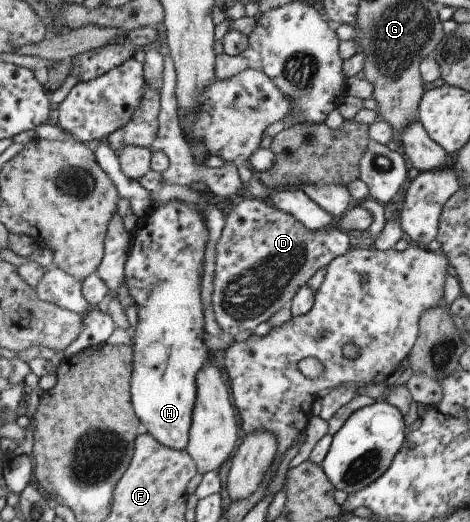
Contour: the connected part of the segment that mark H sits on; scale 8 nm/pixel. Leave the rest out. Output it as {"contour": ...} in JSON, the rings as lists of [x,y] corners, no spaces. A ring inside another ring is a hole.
{"contour":[[[172,200],[165,204],[157,203],[153,206],[151,212],[147,216],[143,216],[142,220],[137,220],[130,235],[130,246],[126,254],[124,262],[124,280],[128,293],[135,304],[137,322],[131,329],[131,344],[132,344],[132,372],[130,376],[130,402],[137,420],[145,426],[146,432],[153,436],[153,440],[157,440],[161,446],[171,448],[171,450],[184,450],[187,444],[188,430],[191,424],[191,414],[196,395],[196,380],[195,375],[199,372],[199,368],[210,359],[211,352],[204,344],[202,334],[205,333],[203,314],[201,314],[201,299],[200,299],[200,284],[201,264],[203,264],[203,254],[208,240],[208,230],[205,224],[206,220],[201,218],[201,214],[195,210],[193,204]]]}

